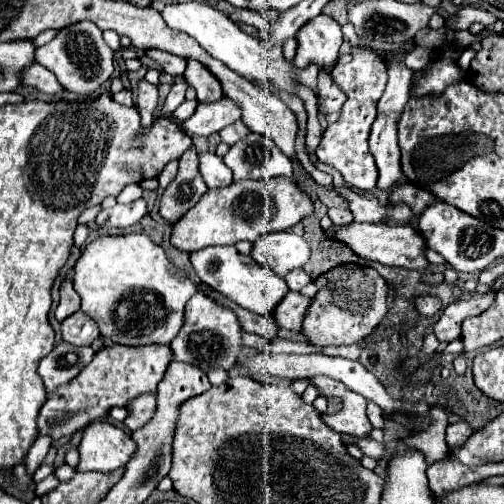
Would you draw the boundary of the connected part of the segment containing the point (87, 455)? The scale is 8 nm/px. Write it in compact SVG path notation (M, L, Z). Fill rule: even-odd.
M91 423L85 429L81 445L79 445L81 459L79 459L79 465L76 469L77 471L103 471L103 473L109 473L109 471L115 471L119 467L125 467L129 463L129 459L135 455L135 451L137 451L135 441L123 429L119 429L111 423Z

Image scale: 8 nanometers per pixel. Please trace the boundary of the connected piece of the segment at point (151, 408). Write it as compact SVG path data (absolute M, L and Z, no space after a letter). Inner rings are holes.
M149 393L143 394L141 397L137 397L135 401L131 401L127 405L127 419L125 419L125 427L129 427L131 431L143 427L155 413L157 407L156 394Z

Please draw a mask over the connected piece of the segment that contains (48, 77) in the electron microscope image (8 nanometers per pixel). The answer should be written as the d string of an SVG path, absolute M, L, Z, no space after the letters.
M33 63L29 67L23 69L23 79L21 79L23 85L33 85L35 89L43 91L43 93L59 93L61 91L61 83L57 81L57 77L53 77L53 73L49 73L43 65L39 63Z

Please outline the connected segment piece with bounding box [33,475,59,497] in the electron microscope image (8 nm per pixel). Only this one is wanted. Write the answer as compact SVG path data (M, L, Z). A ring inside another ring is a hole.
M49 475L47 479L43 479L43 481L39 481L37 485L35 485L35 497L43 497L45 493L49 493L51 489L55 489L55 485L57 485L59 481L55 479L55 475Z

